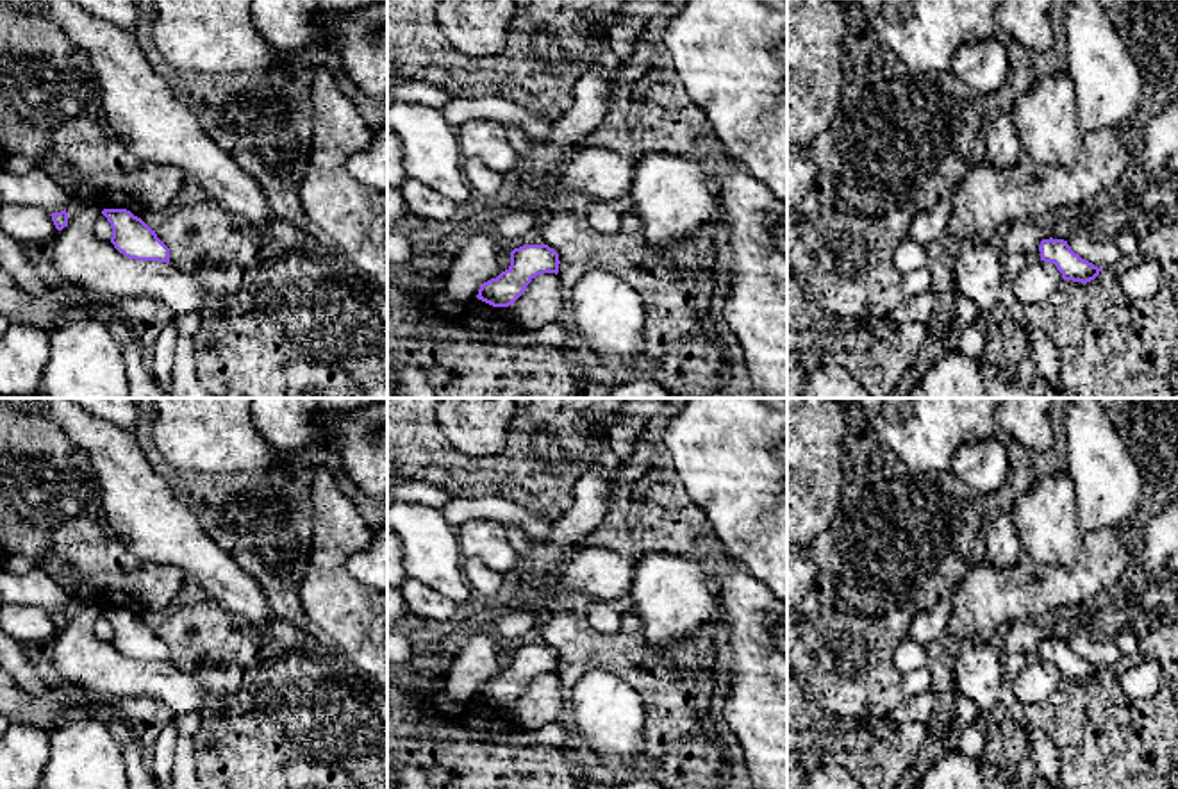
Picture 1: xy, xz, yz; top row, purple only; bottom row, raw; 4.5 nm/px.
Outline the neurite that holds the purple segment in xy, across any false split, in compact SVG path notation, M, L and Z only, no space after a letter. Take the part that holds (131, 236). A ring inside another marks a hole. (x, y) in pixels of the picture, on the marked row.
M104 209L112 228L111 243L129 259L170 262L170 248L141 218L127 209Z

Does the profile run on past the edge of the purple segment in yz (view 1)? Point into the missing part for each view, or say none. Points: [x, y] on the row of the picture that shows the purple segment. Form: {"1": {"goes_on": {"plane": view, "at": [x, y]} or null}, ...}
{"1": {"goes_on": null}}

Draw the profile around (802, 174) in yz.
M787 146L787 230L792 232L798 221L798 207L817 184L819 168L794 148Z

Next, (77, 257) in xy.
M71 198L66 212L68 225L55 232L41 255L43 268L54 280L114 298L155 298L177 316L225 312L225 298L202 287L191 273L171 262L129 259L102 239L96 232L102 211L89 202Z

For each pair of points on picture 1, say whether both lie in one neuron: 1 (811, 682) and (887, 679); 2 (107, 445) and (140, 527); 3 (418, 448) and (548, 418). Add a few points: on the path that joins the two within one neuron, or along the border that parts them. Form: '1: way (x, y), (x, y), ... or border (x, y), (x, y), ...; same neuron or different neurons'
1: way (830, 679), (868, 679); same neuron
2: way (120, 465), (140, 507); same neuron
3: way (456, 470), (520, 470), (534, 456); same neuron

